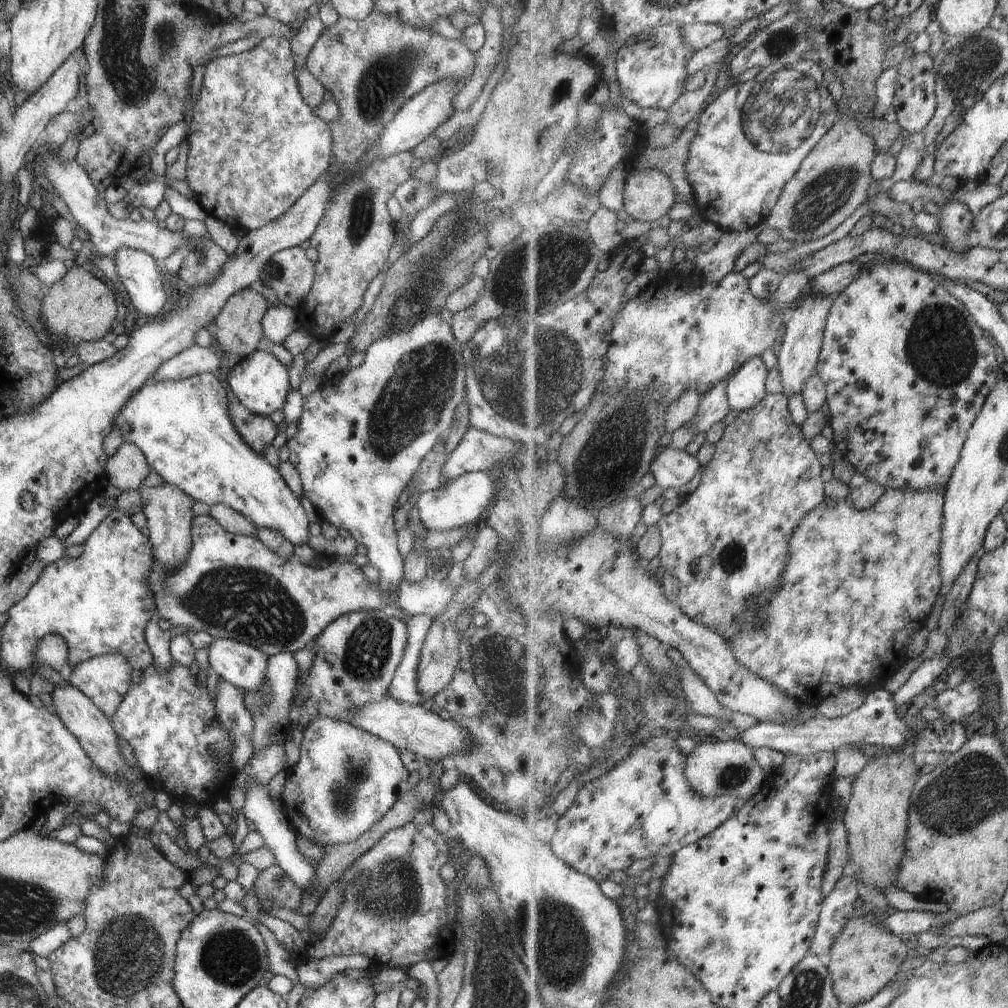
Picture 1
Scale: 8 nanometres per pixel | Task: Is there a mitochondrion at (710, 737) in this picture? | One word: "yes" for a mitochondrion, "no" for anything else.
no

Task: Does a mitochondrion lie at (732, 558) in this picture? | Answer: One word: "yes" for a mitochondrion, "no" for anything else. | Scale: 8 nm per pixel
yes

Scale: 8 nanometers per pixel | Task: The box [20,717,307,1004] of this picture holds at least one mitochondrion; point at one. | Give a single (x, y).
(129, 954)

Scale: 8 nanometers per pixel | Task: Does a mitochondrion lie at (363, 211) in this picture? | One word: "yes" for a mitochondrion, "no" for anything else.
yes

